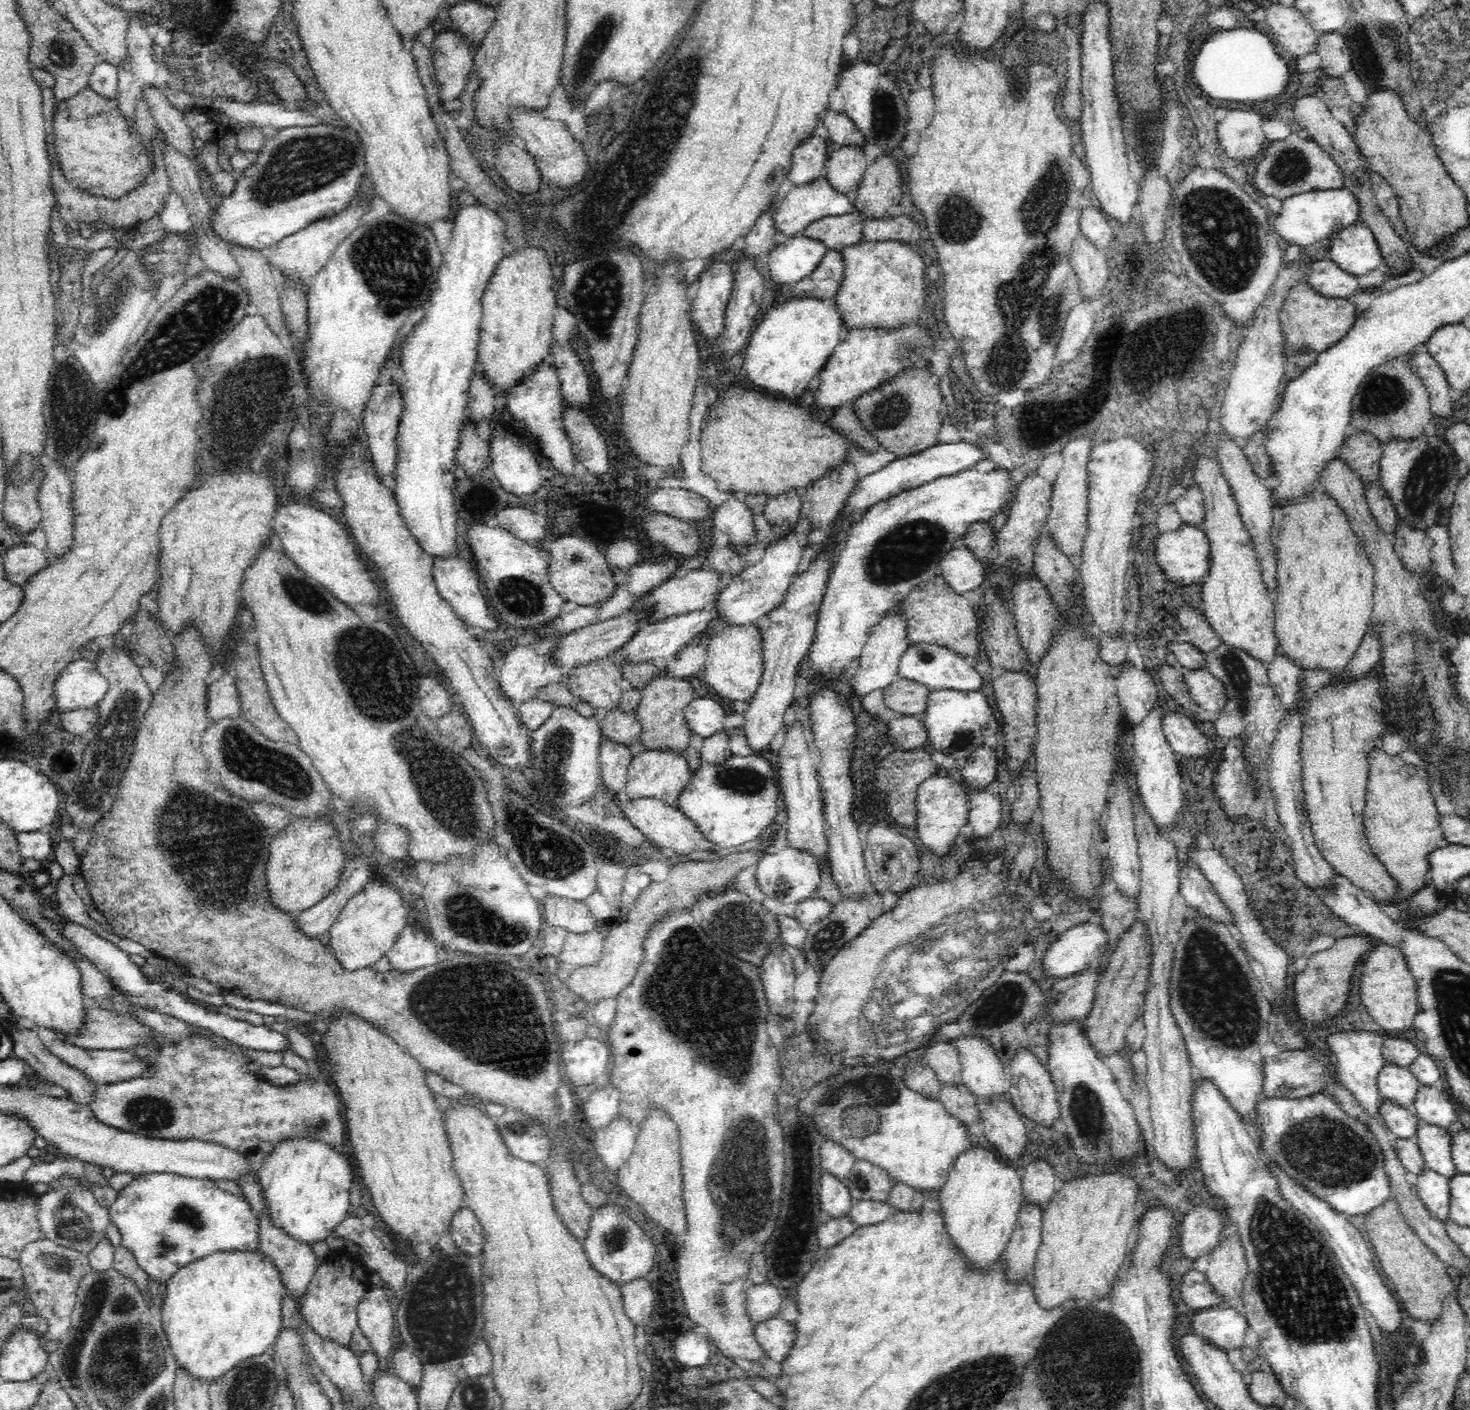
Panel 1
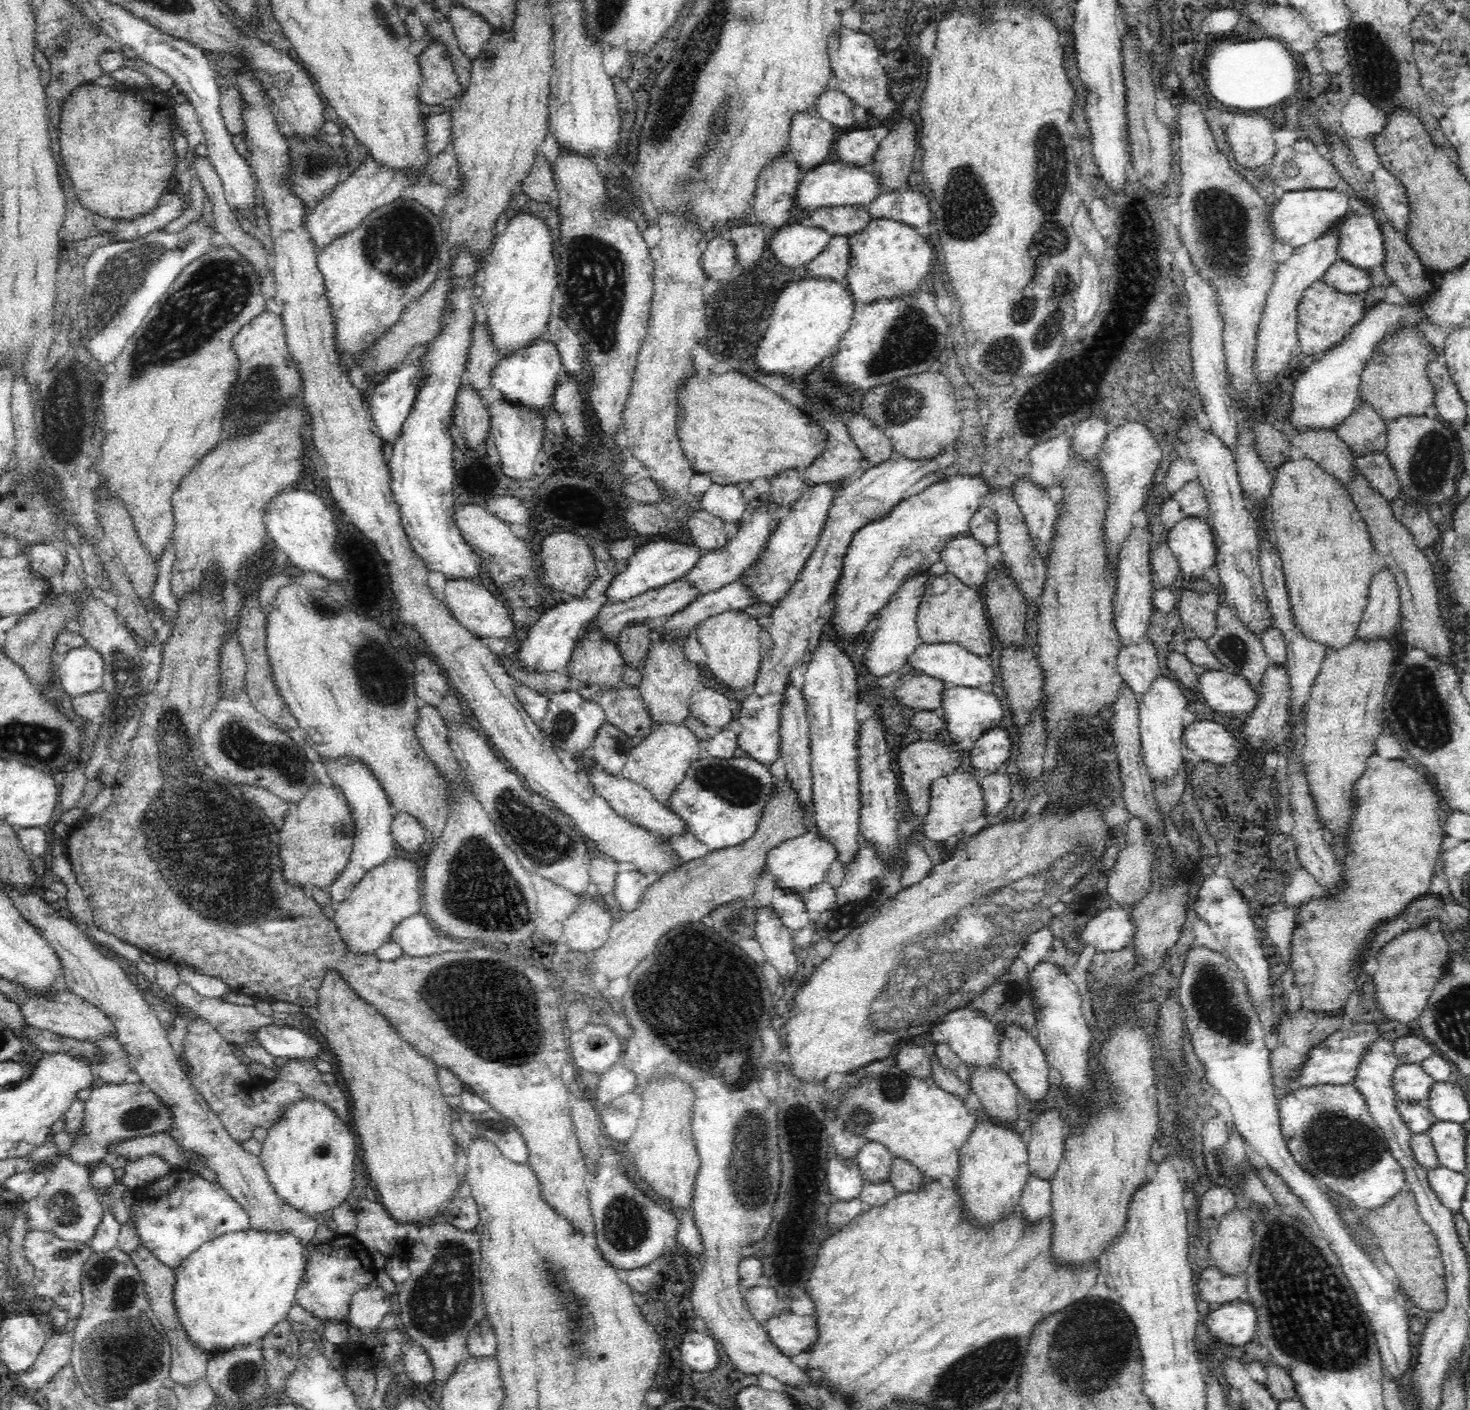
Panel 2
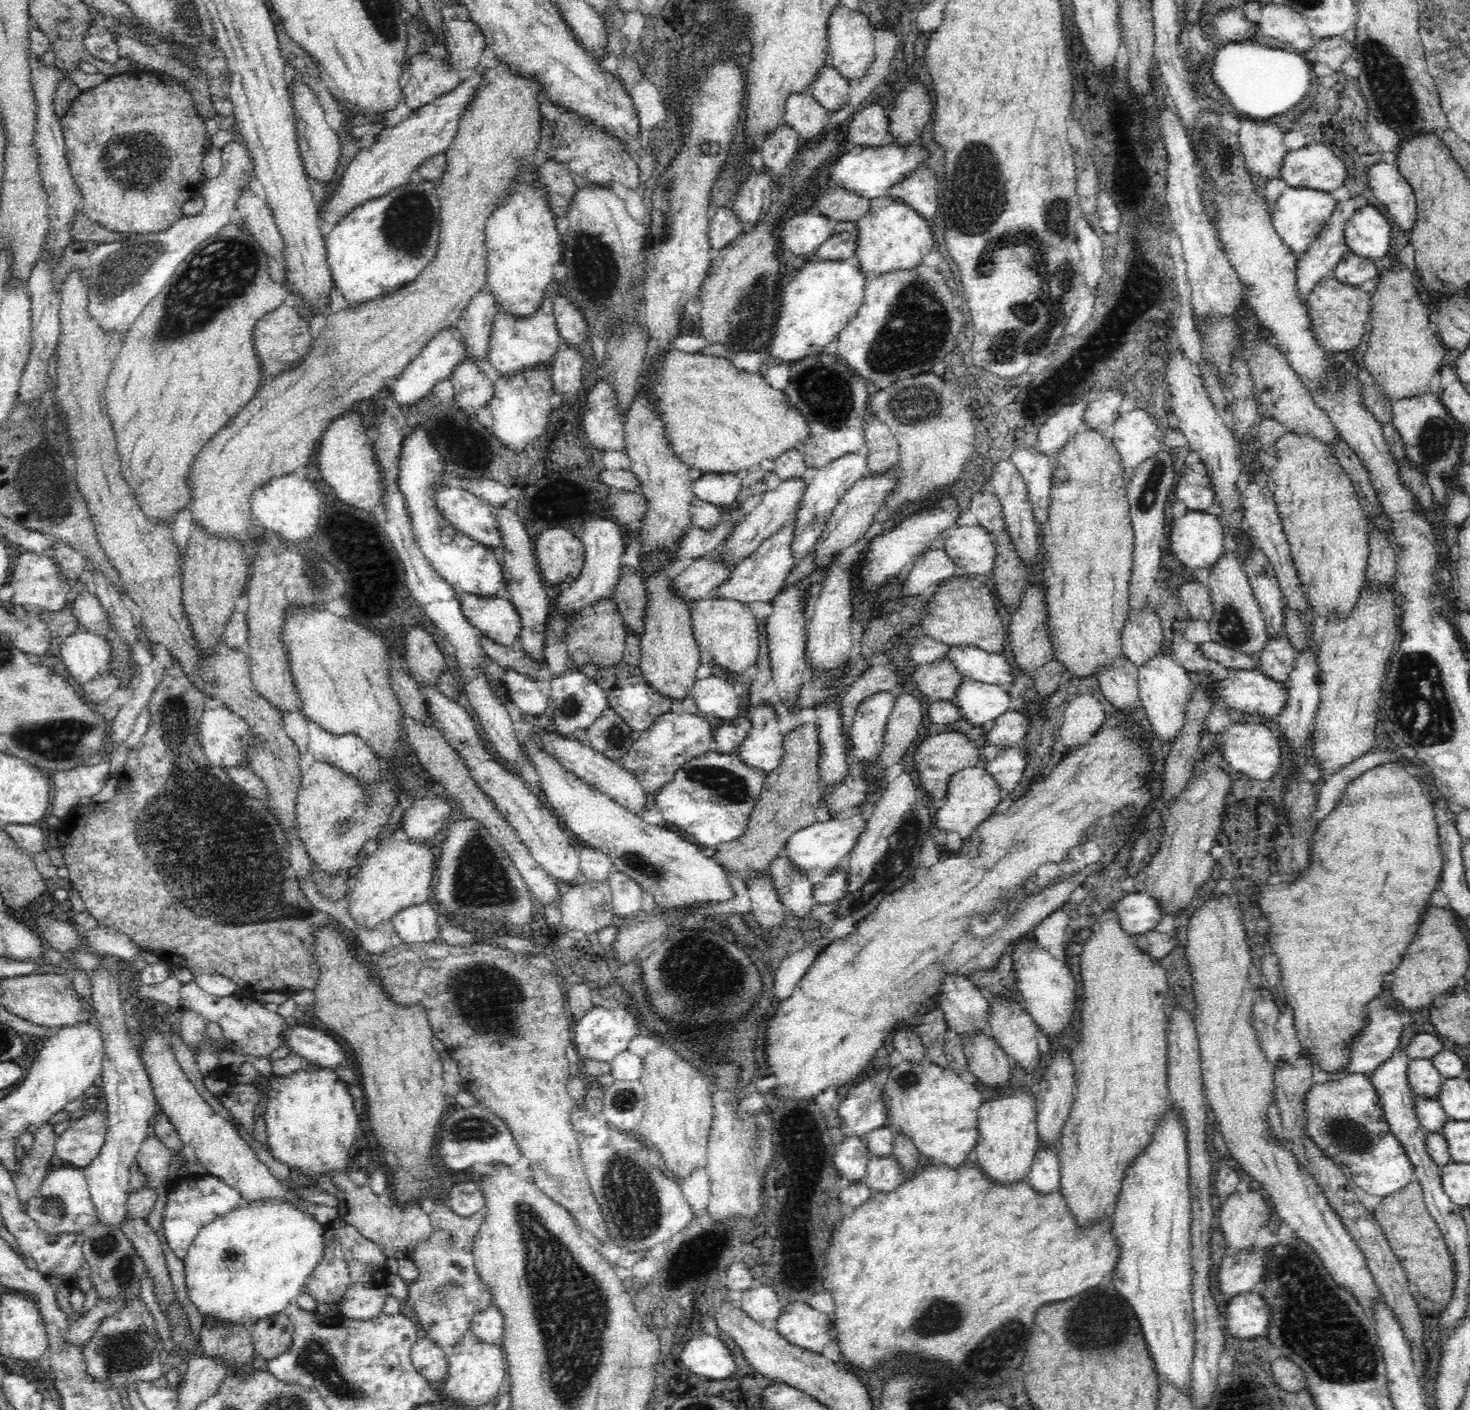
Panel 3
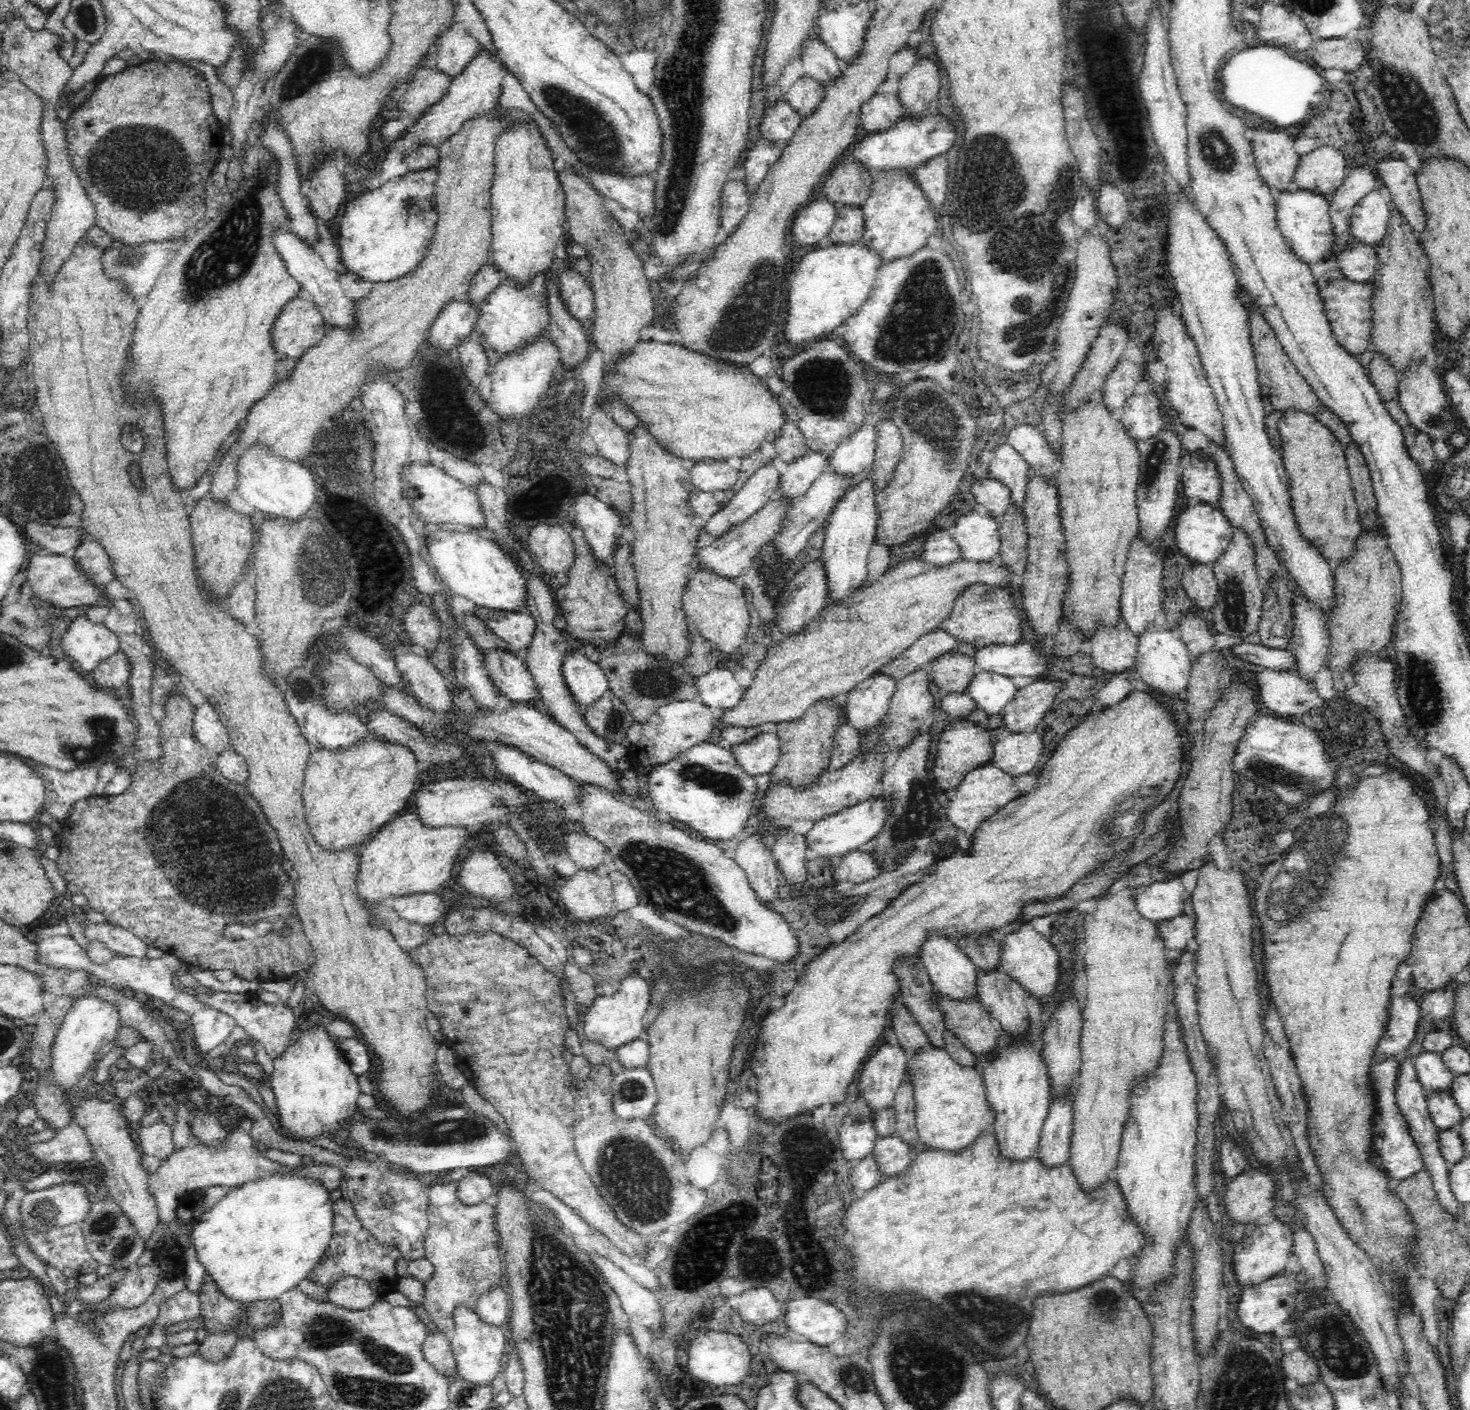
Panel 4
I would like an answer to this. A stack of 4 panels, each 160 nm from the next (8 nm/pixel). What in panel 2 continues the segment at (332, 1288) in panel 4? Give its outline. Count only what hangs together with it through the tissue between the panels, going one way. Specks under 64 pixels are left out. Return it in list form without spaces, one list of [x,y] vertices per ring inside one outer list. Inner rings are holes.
[[[376,1285],[366,1286],[351,1296],[348,1325],[374,1328],[390,1312],[390,1293]]]

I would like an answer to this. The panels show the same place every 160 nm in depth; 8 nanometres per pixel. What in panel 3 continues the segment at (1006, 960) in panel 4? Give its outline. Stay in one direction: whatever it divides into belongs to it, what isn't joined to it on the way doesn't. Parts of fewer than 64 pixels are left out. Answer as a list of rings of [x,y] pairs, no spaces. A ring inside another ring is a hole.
[[[1026,935],[1013,944],[1011,968],[1014,968],[1015,988],[1039,1030],[1048,1038],[1059,1038],[1072,1021],[1076,1003],[1076,982],[1067,963],[1056,959],[1046,947]]]

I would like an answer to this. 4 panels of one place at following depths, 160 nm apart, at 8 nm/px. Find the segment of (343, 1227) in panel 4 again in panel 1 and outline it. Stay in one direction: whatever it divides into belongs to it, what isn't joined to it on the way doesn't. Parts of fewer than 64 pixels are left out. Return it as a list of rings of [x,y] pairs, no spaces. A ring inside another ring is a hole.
[[[348,1253],[332,1254],[331,1257],[318,1261],[312,1273],[310,1282],[306,1285],[306,1290],[299,1296],[299,1310],[303,1317],[322,1335],[349,1346],[351,1332],[358,1327],[356,1305],[360,1297],[371,1287],[368,1278],[372,1272],[357,1256]]]

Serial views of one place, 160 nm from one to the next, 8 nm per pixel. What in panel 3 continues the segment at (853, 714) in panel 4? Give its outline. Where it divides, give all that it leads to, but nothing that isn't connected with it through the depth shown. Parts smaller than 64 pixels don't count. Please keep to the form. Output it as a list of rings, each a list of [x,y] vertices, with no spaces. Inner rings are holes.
[[[880,689],[866,695],[855,708],[851,732],[854,761],[869,761],[883,743],[883,732],[889,719],[896,693]]]

